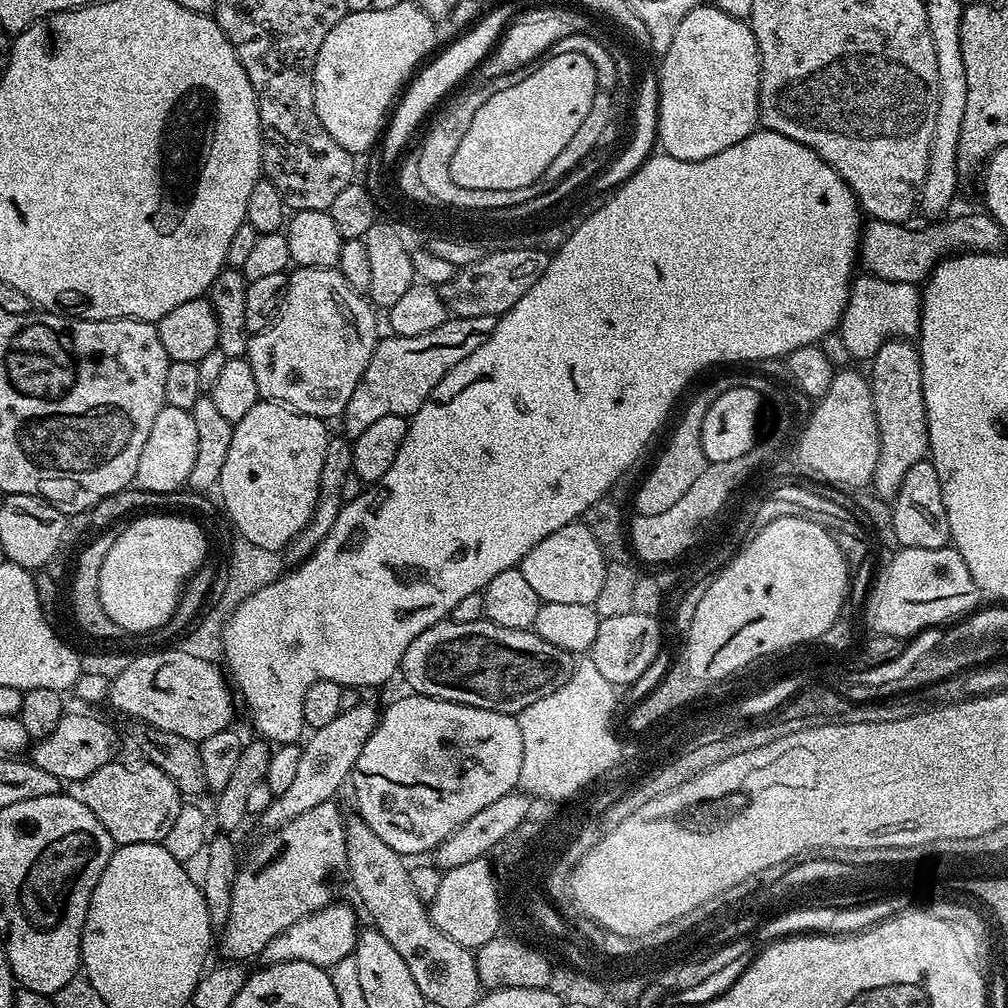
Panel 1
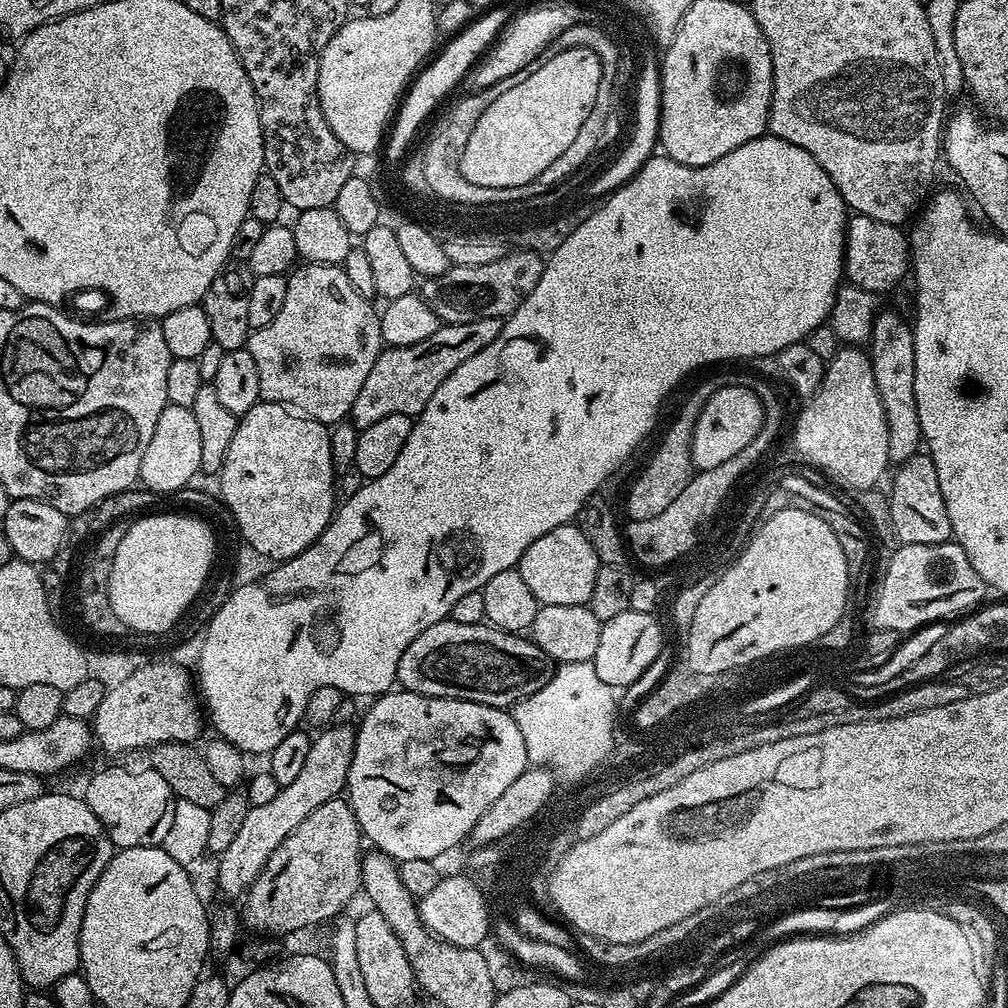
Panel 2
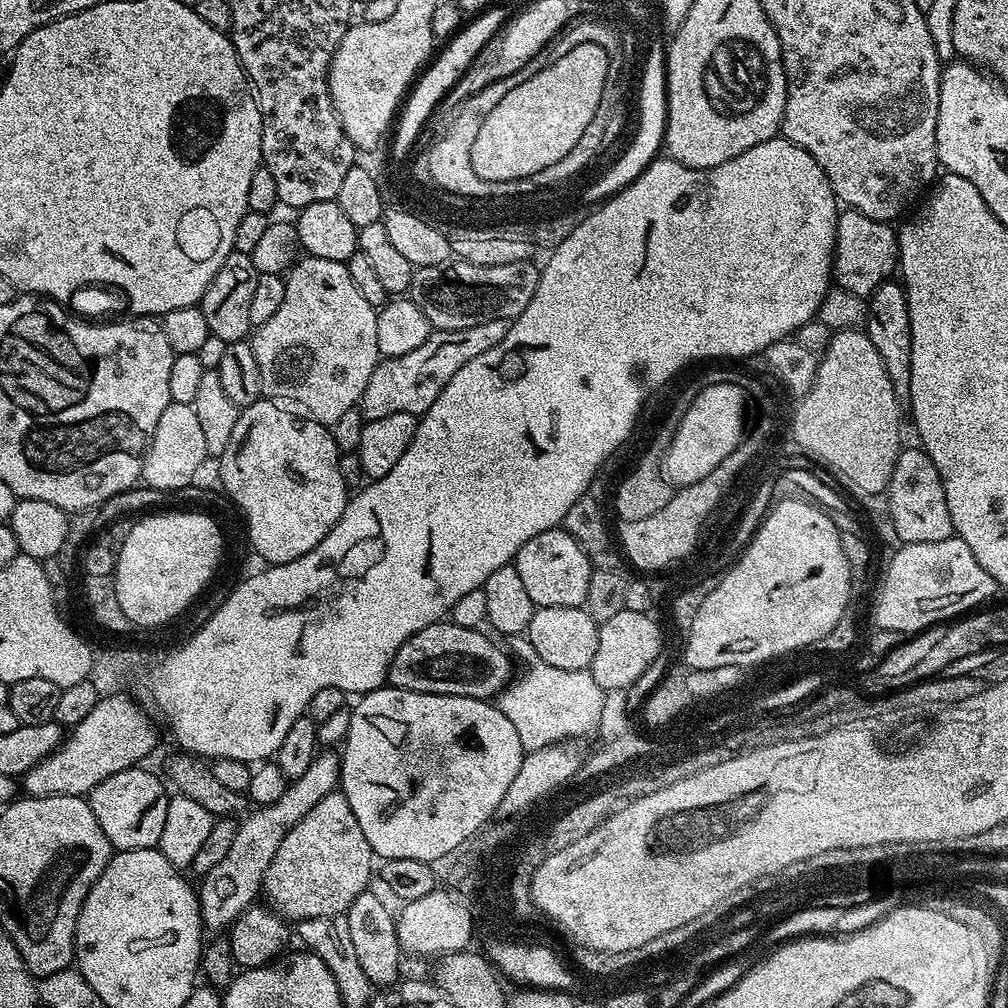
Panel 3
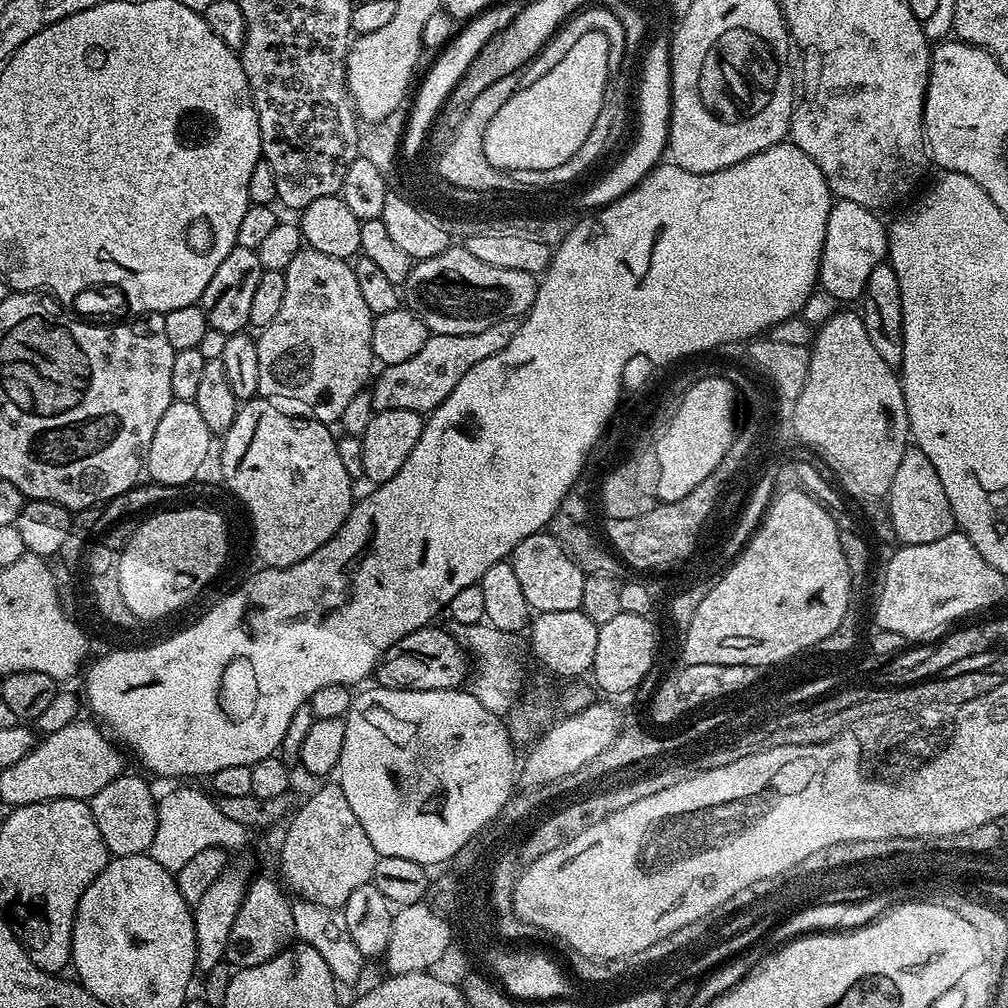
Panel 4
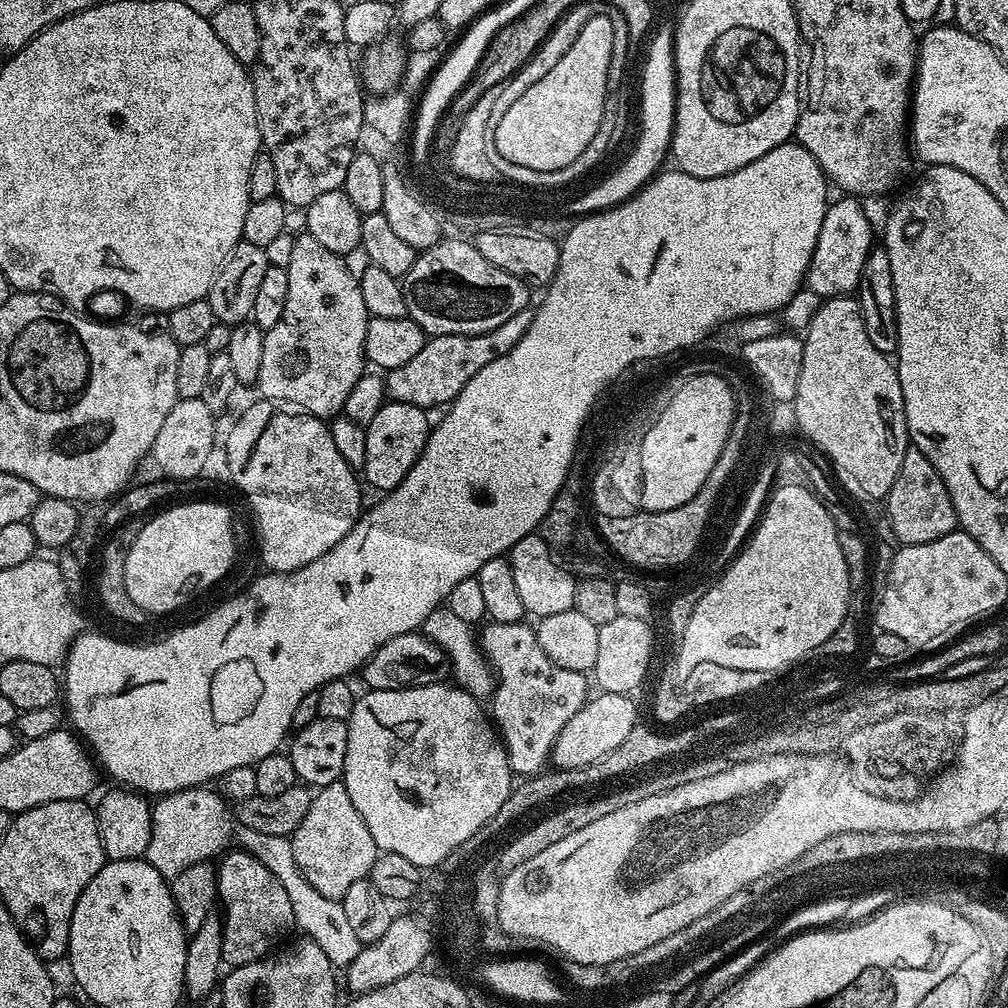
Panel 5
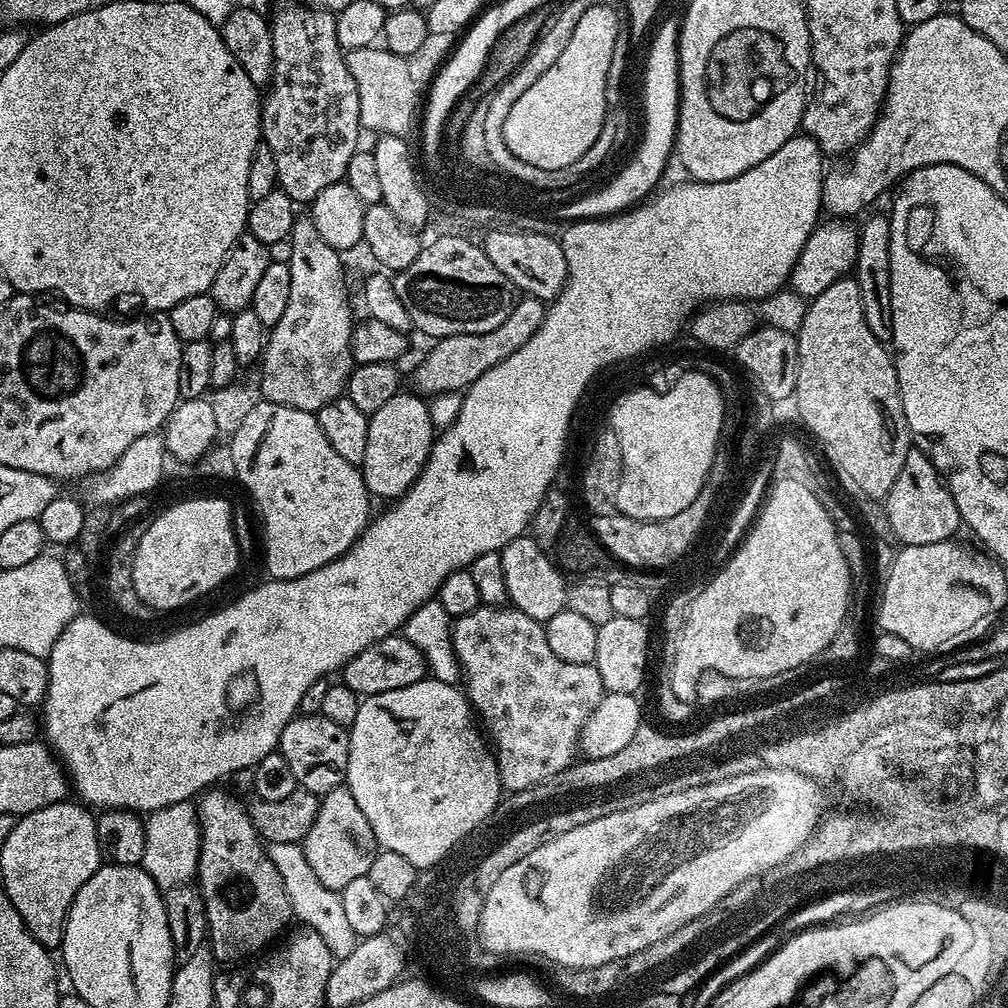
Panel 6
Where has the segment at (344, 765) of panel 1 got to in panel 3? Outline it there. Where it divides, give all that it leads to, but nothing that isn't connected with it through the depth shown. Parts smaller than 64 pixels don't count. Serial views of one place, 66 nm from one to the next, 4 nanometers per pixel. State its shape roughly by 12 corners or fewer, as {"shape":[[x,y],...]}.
{"shape":[[317,751],[278,802],[237,823],[198,884],[205,933],[257,903],[282,838],[341,783]]}

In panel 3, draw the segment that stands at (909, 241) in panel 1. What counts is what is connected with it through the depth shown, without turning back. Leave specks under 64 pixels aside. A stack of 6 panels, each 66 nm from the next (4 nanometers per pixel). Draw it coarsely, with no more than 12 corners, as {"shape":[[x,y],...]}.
{"shape":[[836,217],[835,287],[867,298],[897,271],[891,223]]}

